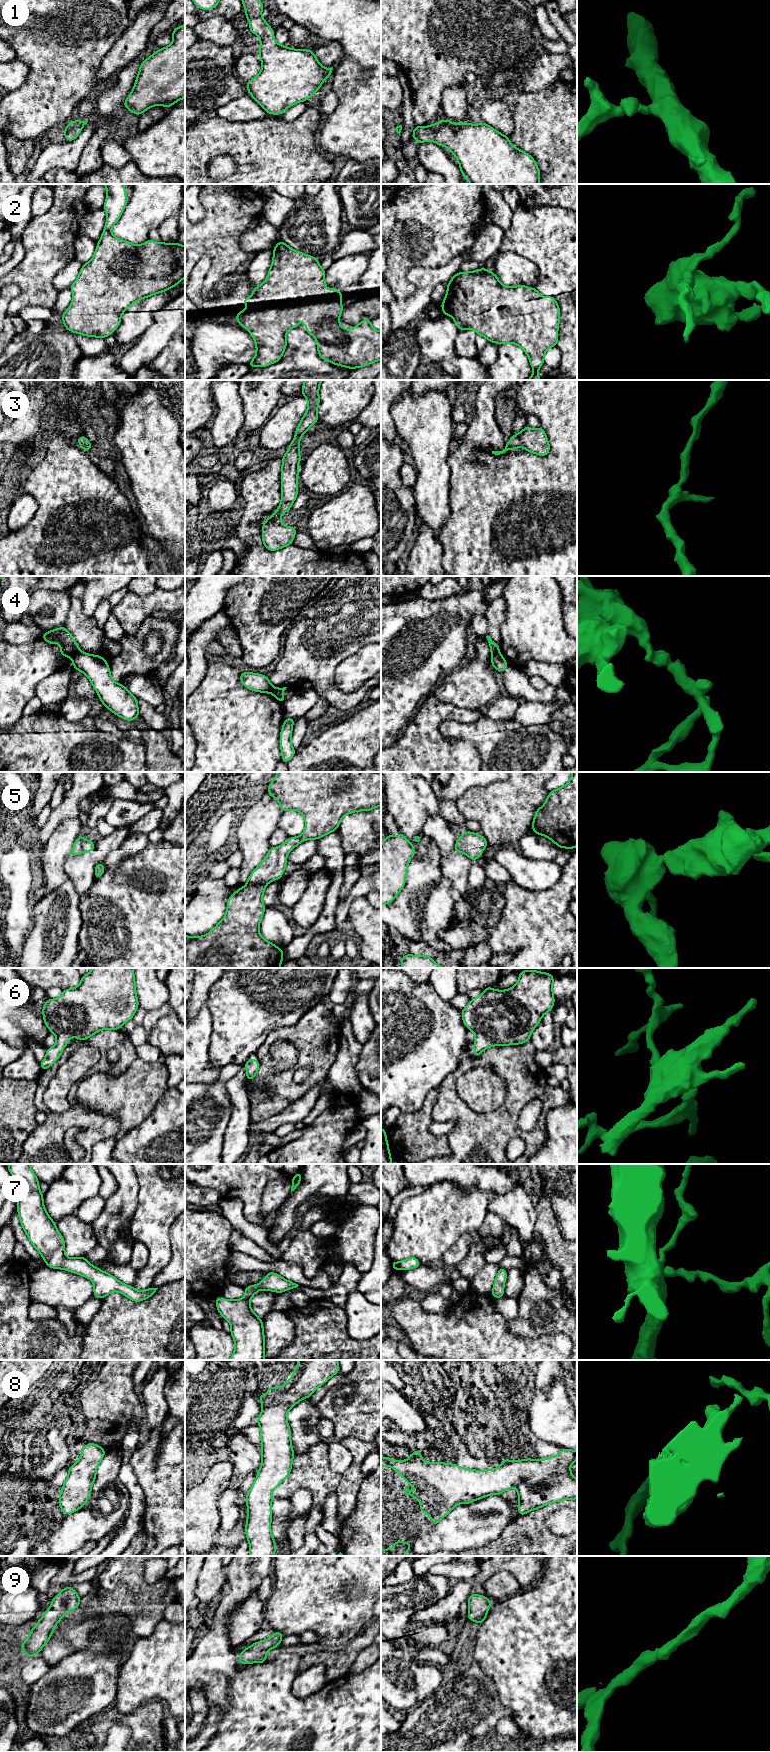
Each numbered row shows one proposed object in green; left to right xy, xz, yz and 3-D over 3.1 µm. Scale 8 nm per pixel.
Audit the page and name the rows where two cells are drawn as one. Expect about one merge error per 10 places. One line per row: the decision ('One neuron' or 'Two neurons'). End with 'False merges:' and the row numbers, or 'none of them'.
1: One neuron
2: One neuron
3: One neuron
4: Two neurons
5: One neuron
6: One neuron
7: One neuron
8: One neuron
9: One neuron
False merges: 4

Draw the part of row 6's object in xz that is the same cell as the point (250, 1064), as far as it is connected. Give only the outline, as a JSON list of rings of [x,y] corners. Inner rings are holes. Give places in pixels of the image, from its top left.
[[[254,1058],[247,1060],[243,1065],[246,1066],[247,1082],[251,1081],[259,1070],[259,1061]]]

